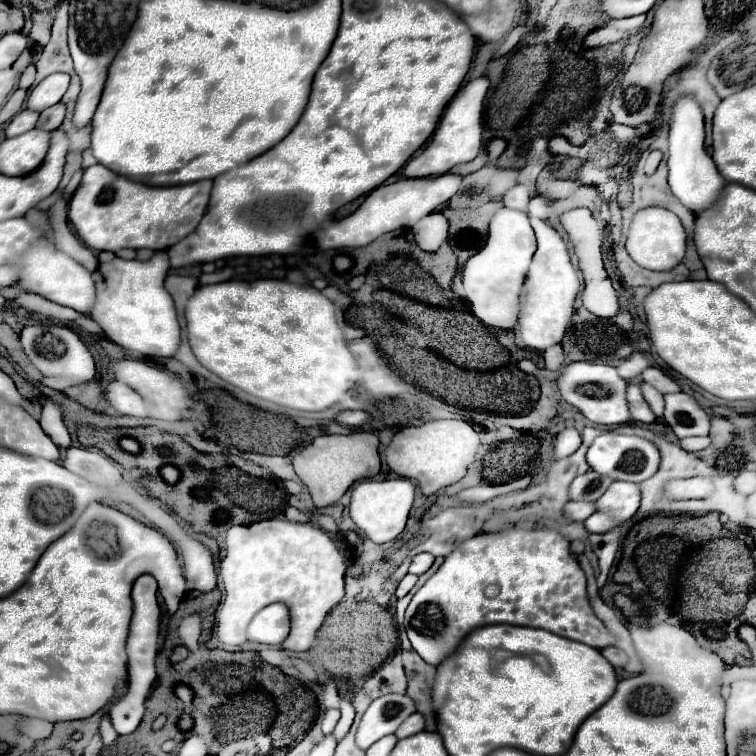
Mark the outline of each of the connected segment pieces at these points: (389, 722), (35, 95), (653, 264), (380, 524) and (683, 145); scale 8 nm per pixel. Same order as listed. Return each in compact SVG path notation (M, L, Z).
M389 693L375 699L357 727L357 747L367 749L381 737L395 733L401 721L411 713L415 713L415 703L407 695Z
M53 73L45 77L31 93L27 99L27 109L41 113L43 109L55 105L61 101L69 87L69 75L67 73Z
M647 207L635 213L627 233L625 247L629 257L637 265L651 271L667 271L667 269L673 269L677 263L681 263L685 255L685 229L675 213L663 207Z
M405 477L385 479L385 481L371 481L371 479L357 481L351 491L351 507L349 507L351 519L373 543L393 541L405 529L407 515L413 505L413 493L415 487Z
M685 95L679 97L679 101L673 105L673 115L671 115L671 129L669 129L669 187L673 191L673 195L685 205L689 207L693 213L699 213L703 209L707 209L707 205L711 205L711 201L715 201L715 197L719 197L719 189L723 189L723 185L727 183L713 159L707 155L703 141L705 141L705 123L703 123L703 111L701 105Z

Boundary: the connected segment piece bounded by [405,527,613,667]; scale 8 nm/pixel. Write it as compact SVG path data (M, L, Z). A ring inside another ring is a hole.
M513 527L501 533L479 533L447 555L435 575L429 577L429 581L413 595L405 613L405 631L421 659L435 667L443 661L443 657L449 657L459 647L467 633L493 623L539 627L595 649L603 649L613 643L613 635L593 613L585 587L585 573L571 555L569 541L557 531L547 527L533 531Z

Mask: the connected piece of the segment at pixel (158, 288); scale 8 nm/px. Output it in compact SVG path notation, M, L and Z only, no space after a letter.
M165 251L155 253L149 261L127 261L115 257L107 263L99 263L93 273L97 287L95 305L89 317L101 327L105 337L123 349L137 351L145 357L173 357L181 329L177 321L177 311L171 295L163 287L165 275L169 271L169 257Z

